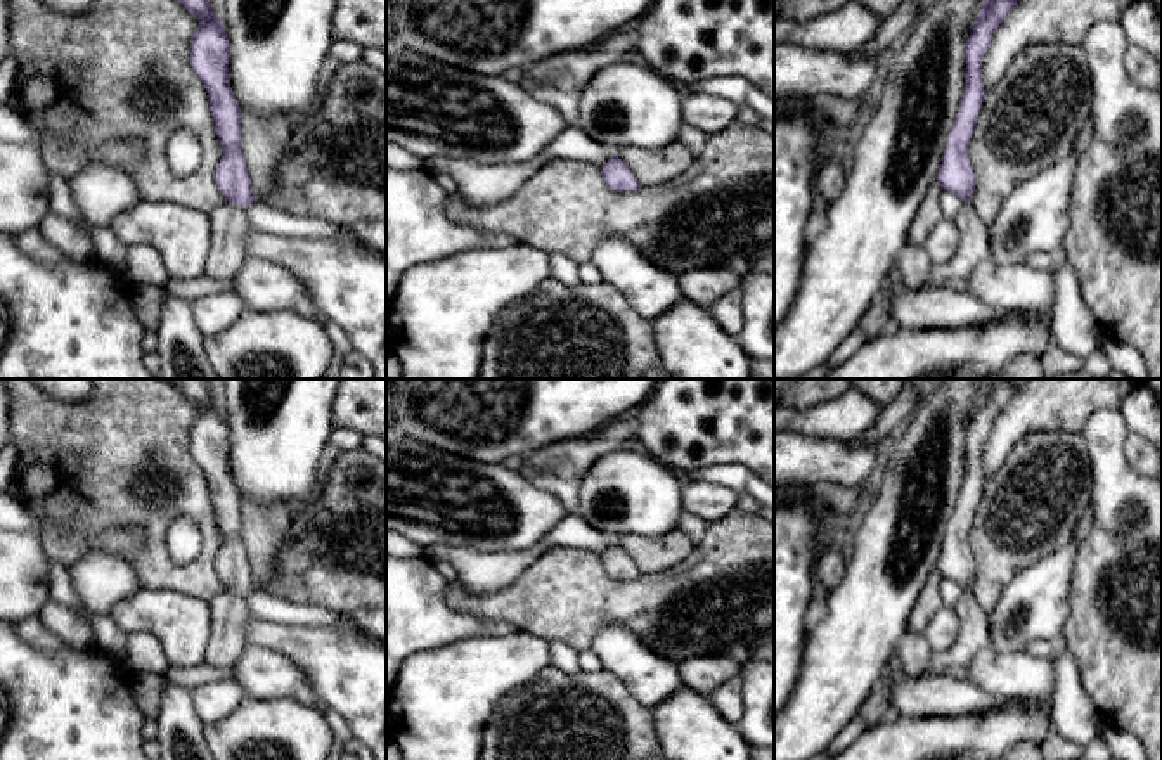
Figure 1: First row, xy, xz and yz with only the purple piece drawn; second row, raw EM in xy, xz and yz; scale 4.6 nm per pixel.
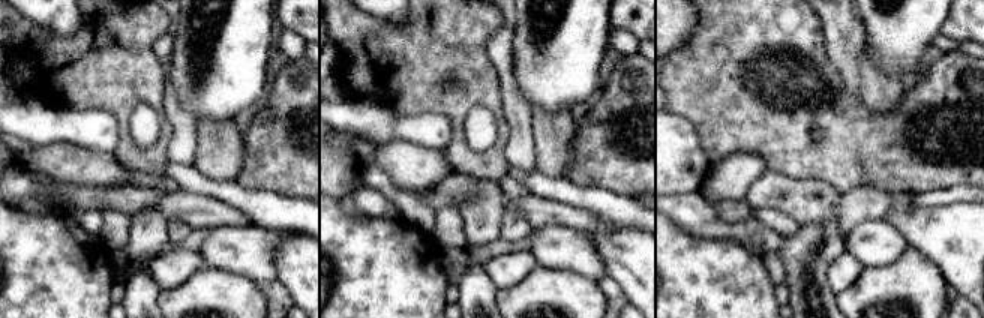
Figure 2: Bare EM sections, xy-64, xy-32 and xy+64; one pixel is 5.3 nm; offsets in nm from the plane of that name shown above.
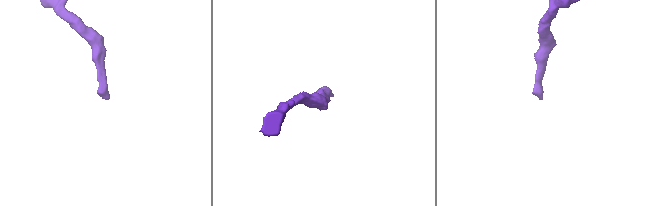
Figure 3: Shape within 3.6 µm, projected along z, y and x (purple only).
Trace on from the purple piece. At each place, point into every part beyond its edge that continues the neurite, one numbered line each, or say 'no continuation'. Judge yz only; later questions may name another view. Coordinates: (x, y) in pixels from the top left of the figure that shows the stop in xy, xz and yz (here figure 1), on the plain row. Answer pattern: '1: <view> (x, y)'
1: yz (974, 622)

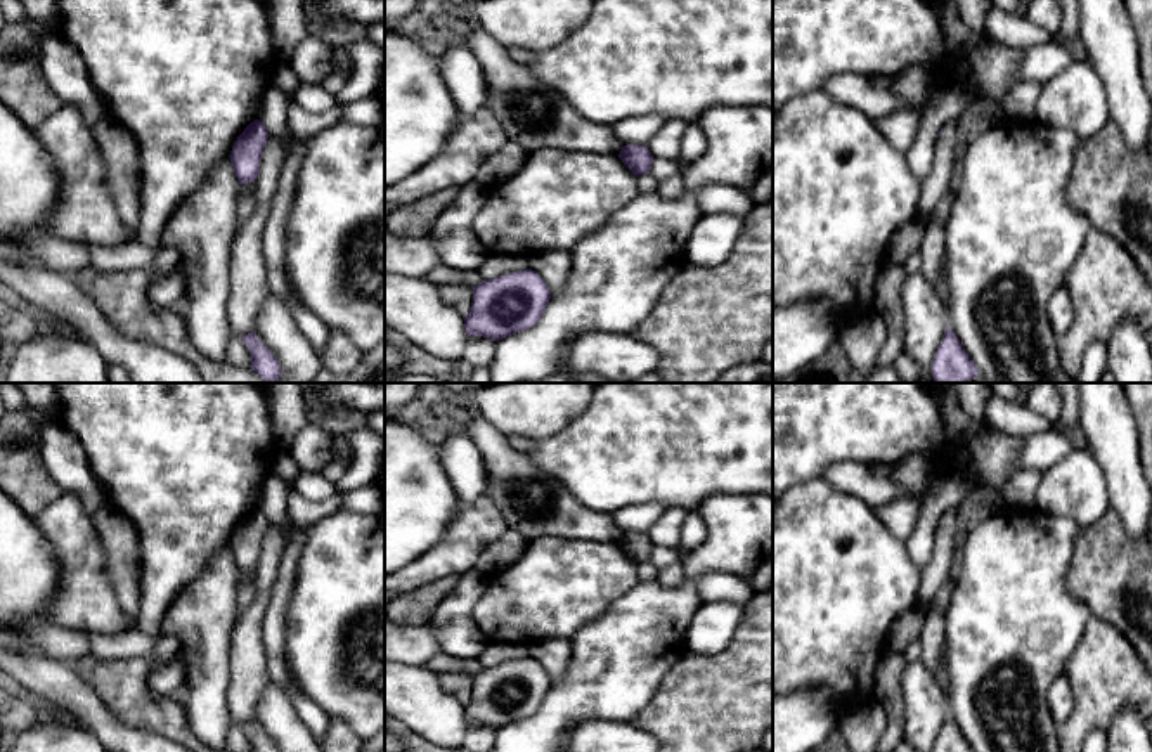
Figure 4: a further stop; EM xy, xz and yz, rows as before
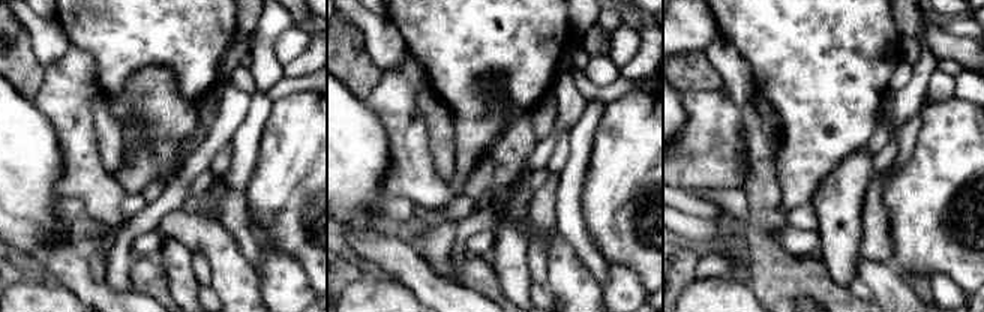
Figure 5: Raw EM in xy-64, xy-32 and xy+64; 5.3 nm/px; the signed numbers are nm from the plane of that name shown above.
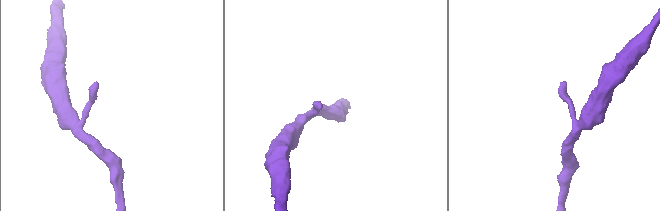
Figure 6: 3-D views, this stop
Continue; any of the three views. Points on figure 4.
no continuation

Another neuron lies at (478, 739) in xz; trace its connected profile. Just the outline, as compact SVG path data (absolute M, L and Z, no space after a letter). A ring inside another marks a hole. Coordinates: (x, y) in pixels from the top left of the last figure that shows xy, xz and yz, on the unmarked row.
M468 724L463 750L492 752L495 745L495 729L483 724Z

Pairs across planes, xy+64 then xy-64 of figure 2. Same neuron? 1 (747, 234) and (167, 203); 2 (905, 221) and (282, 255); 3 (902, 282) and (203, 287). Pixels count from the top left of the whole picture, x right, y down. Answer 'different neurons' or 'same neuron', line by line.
1: different neurons
2: same neuron
3: same neuron

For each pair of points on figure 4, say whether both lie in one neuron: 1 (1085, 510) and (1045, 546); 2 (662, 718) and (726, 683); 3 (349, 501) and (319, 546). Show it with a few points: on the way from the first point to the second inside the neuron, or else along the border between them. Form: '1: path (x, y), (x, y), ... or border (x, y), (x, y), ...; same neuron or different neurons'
1: border (1036, 506), (1066, 515), (1081, 527); different neurons
2: path (678, 716), (695, 714), (711, 699); same neuron
3: border (342, 508), (366, 515); different neurons

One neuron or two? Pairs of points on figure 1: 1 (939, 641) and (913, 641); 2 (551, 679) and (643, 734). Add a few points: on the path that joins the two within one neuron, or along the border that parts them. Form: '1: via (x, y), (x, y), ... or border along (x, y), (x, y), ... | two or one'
1: border along (923, 634), (934, 650) | two
2: via (574, 700), (584, 710), (605, 710), (620, 726) | one

